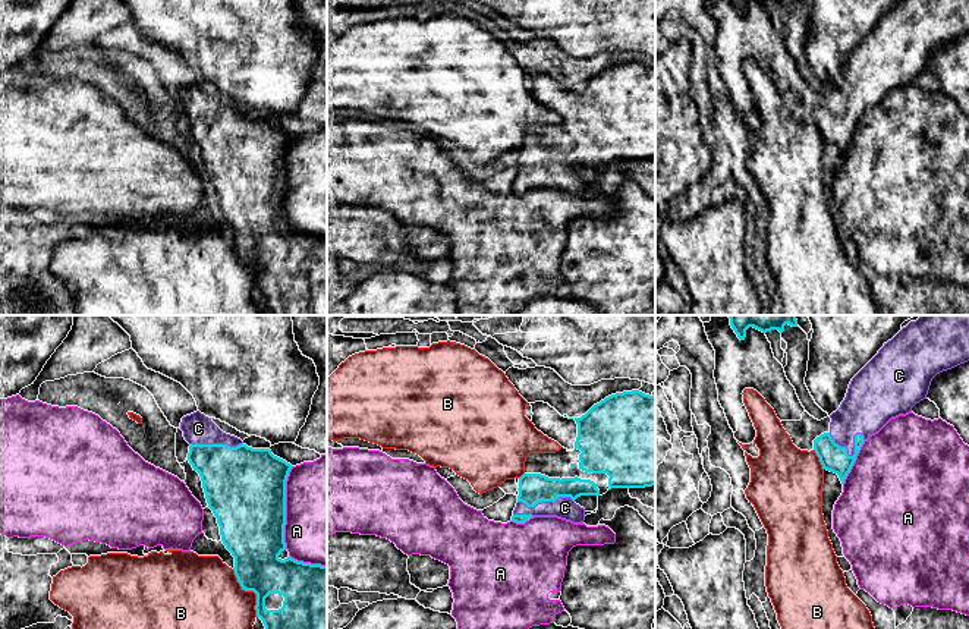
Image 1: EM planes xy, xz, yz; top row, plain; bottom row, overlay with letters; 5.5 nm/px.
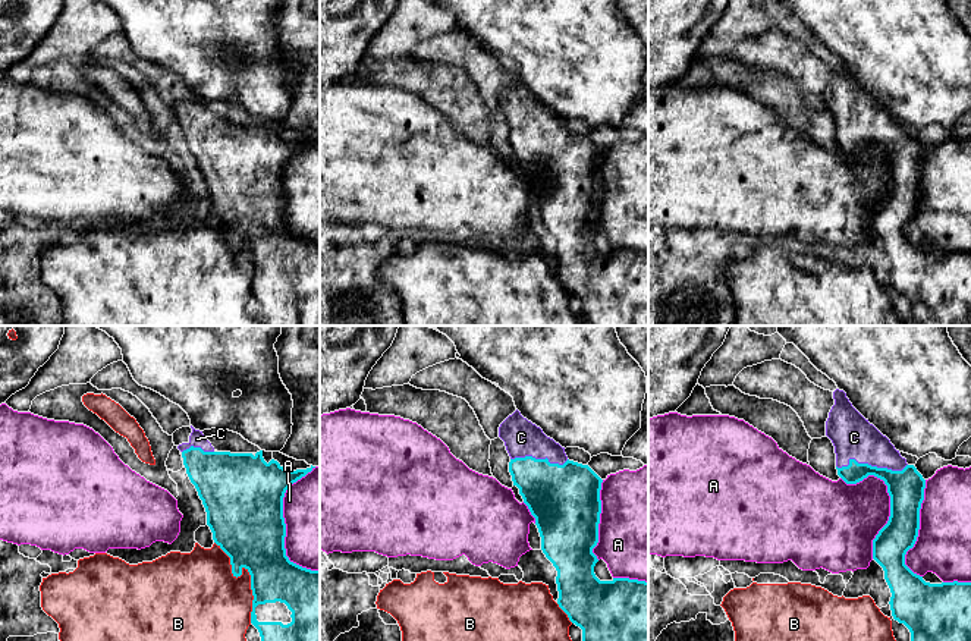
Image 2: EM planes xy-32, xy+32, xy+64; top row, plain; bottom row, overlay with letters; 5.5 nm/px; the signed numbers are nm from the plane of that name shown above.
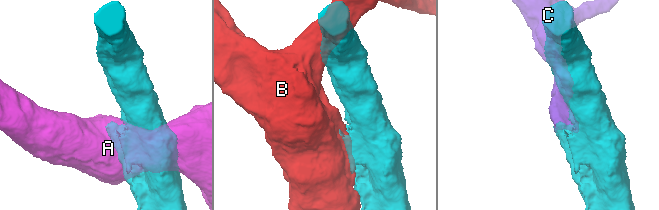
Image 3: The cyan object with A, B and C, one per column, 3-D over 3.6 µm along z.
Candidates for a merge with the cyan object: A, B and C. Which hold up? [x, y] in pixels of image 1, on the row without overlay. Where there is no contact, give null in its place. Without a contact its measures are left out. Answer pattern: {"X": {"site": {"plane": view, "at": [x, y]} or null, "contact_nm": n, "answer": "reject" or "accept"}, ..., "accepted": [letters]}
{"A": {"site": {"plane": "xy", "at": [285, 179]}, "contact_nm": 460, "answer": "reject"}, "B": {"site": {"plane": "xy", "at": [251, 261]}, "contact_nm": 300, "answer": "reject"}, "C": {"site": {"plane": "yz", "at": [855, 125]}, "contact_nm": 200, "answer": "accept"}, "accepted": ["C"]}

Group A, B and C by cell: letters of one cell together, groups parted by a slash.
A / B / C

